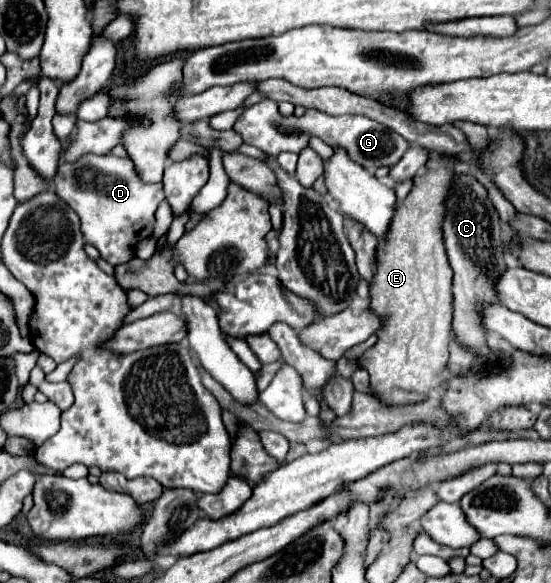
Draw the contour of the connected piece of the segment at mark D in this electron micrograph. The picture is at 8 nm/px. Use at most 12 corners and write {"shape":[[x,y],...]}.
{"shape":[[130,158],[62,162],[52,190],[112,266],[152,234],[162,184]]}

